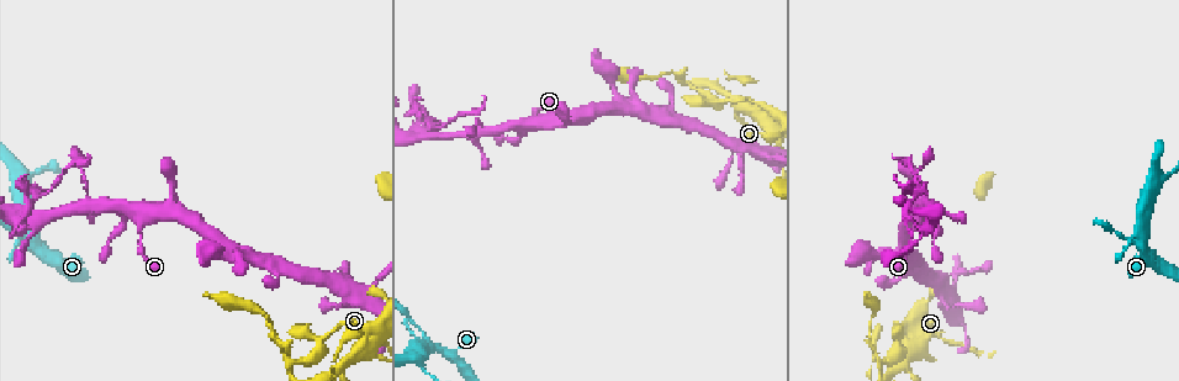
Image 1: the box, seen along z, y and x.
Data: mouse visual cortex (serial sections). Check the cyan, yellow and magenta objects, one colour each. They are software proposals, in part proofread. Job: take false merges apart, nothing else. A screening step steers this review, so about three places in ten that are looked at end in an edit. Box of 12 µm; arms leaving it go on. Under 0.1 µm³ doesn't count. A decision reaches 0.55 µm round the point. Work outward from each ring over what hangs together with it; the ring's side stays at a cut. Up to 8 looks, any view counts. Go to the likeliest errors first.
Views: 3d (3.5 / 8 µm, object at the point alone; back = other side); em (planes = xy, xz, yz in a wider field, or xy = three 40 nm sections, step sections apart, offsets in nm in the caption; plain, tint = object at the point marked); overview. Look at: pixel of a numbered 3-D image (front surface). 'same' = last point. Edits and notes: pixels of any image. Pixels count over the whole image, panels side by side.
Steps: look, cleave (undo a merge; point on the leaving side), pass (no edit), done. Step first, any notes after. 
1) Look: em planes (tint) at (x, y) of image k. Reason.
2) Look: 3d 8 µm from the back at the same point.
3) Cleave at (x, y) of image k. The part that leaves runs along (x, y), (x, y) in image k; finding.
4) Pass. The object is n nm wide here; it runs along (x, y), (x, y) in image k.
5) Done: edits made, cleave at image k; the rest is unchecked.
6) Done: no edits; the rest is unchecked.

Look: 3d 3.5 µm at (923, 351) of image 1. Sharp bend.

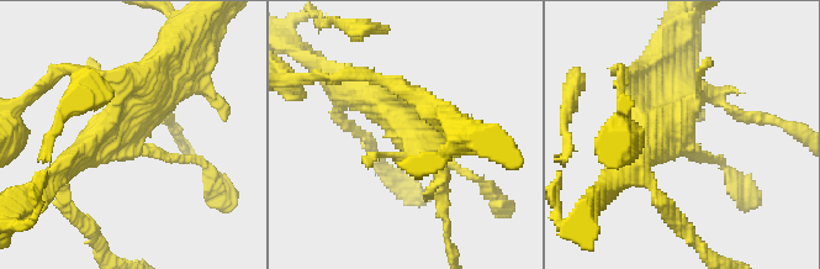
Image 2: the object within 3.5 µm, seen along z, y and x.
Look: em xy step 5 (plain) at (685, 140) of image 2. Shape alone is not enough.

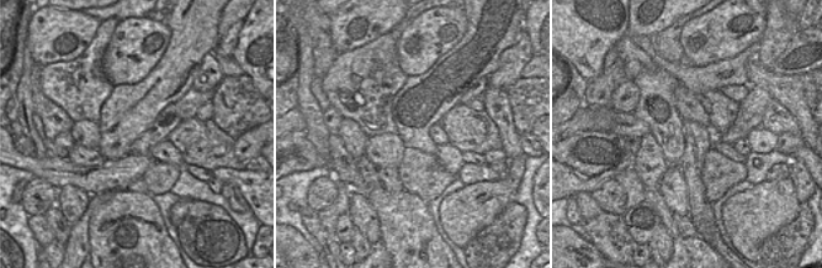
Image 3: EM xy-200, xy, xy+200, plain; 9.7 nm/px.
Look: em xy step 5 (tint) at the same point. With the object marked.

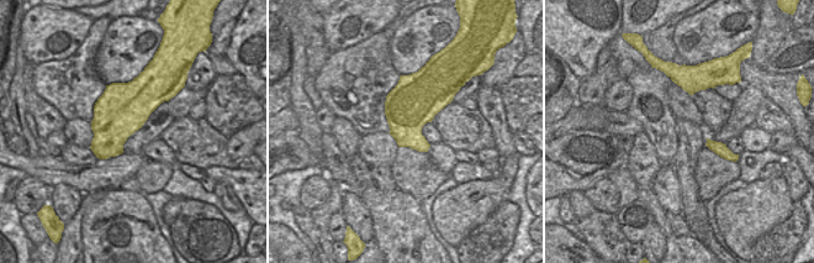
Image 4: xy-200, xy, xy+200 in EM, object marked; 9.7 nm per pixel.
Pass. It runs along (110, 84), (137, 104), (132, 142), (181, 161) in image 2; all the same cell.

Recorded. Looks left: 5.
Look: 3d 3.5 µm at (424, 133) of image 1. Narrows sharply.

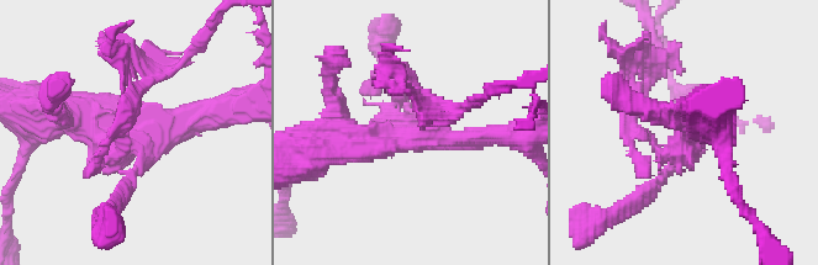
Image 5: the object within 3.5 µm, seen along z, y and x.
Look: em xy step 3 (tint) at (414, 134) of image 5.

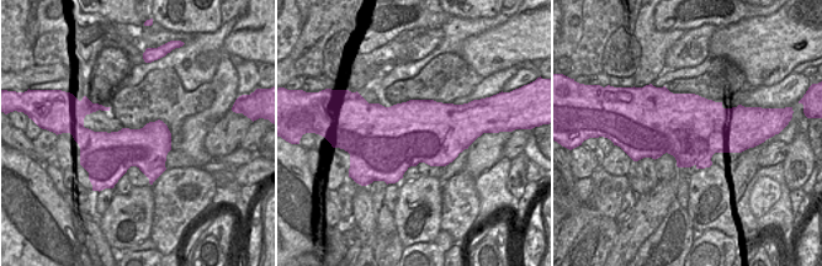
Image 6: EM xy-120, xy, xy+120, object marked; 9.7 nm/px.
Cleave at (640, 173) of image 5. Two cells meet here.

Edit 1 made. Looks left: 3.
Done: edits made, cleave at image 5; the rest is unchecked.

